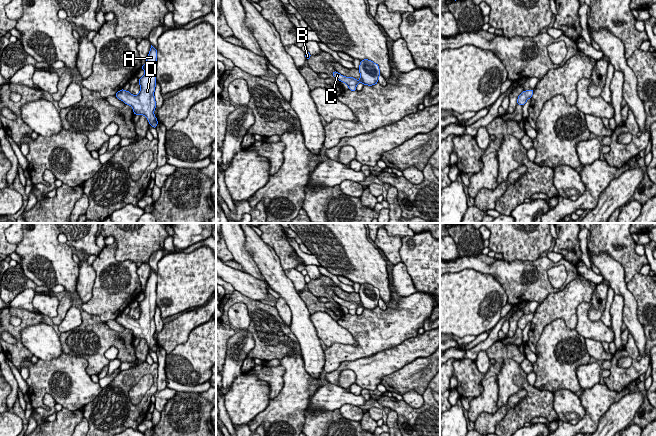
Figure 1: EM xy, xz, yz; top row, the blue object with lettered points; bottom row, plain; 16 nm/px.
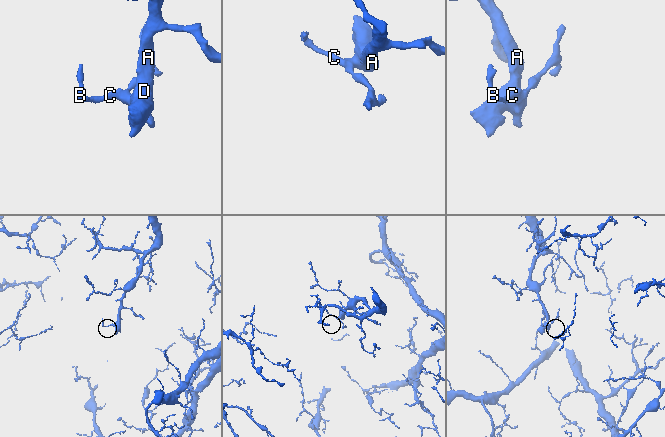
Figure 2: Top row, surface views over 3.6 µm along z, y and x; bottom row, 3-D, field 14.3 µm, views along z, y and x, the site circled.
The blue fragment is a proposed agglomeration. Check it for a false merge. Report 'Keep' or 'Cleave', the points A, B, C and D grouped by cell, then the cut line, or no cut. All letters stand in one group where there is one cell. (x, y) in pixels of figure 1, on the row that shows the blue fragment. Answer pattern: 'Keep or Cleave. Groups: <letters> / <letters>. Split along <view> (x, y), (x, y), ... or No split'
Keep. Groups: A B C D. No split

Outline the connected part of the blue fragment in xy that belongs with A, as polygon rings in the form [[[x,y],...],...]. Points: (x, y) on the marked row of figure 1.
[[[151,45],[150,52],[146,58],[145,64],[141,67],[145,74],[139,78],[140,93],[136,96],[129,91],[121,89],[115,96],[125,104],[133,107],[135,115],[145,115],[149,124],[156,128],[158,121],[154,116],[156,107],[154,91],[156,86],[157,75],[157,50]]]

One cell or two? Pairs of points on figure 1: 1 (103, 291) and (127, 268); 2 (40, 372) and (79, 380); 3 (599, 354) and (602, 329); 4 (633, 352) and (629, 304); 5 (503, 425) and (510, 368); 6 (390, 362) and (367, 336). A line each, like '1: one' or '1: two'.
1: one
2: one
3: two
4: two
5: one
6: two

